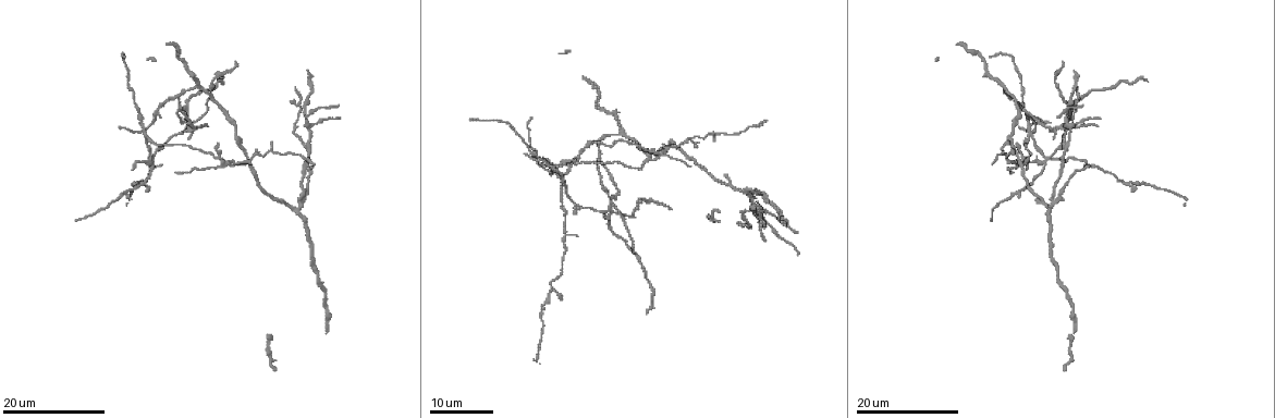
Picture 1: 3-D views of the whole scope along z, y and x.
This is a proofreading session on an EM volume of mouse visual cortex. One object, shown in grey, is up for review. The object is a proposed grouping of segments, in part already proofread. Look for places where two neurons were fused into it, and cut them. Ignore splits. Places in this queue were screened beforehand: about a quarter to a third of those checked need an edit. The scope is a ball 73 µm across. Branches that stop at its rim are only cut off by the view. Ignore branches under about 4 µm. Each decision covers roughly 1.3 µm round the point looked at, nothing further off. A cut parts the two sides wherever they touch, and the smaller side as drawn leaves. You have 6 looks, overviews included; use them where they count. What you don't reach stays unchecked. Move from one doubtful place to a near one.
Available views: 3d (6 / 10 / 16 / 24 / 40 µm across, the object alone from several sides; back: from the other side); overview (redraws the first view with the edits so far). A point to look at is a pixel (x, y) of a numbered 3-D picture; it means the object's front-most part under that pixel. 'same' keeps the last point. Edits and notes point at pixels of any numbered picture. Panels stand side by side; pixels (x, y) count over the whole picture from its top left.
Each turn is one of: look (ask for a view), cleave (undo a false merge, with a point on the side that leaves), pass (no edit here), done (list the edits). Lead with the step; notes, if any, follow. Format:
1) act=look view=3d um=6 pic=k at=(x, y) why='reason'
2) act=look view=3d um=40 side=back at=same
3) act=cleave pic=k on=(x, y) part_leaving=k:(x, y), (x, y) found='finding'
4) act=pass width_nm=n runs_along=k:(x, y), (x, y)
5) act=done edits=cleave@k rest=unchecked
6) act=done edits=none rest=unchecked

act=look view=3d um=24 pic=1 at=(1023, 108)

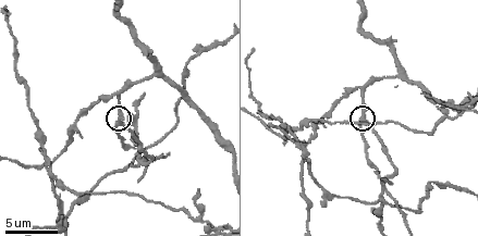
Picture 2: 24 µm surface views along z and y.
act=look view=3d um=10 pic=2 at=(121, 124) why='zoom in'

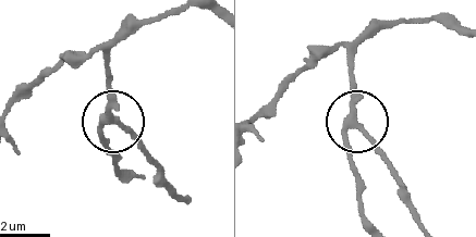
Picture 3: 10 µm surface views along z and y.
act=pass arms=3 runs_along=3:(151, 17), (126, 28), (112, 47), (106, 150) found='one neuron here'

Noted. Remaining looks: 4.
act=look view=3d um=10 pic=2 at=(379, 201) why='four arms meet'

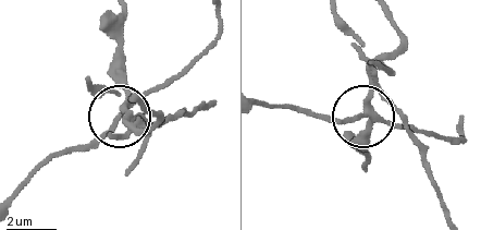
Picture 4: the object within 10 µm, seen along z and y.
act=cleave pic=4 on=(347, 119) arms=4 part_leaving=4:(372, 117), (311, 117), (261, 105) found='a second neuron is stuck on'

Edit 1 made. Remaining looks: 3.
act=look view=3d um=24 pic=1 at=(1065, 161) why='sudden change in width'

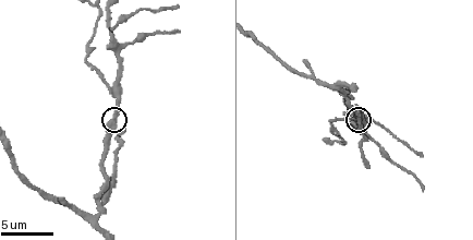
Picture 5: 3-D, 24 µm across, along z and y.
act=look view=3d um=10 pic=5 at=(116, 117)

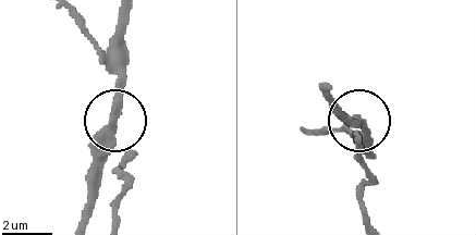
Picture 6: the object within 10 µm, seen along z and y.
act=pass found='all the same neuron'

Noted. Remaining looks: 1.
act=done edits=cleave@4 rest=unchecked

